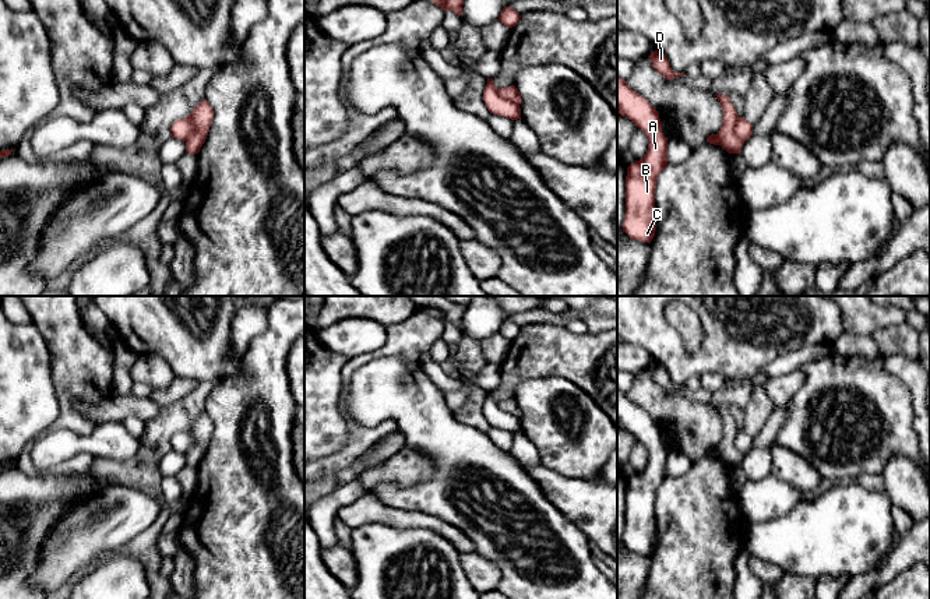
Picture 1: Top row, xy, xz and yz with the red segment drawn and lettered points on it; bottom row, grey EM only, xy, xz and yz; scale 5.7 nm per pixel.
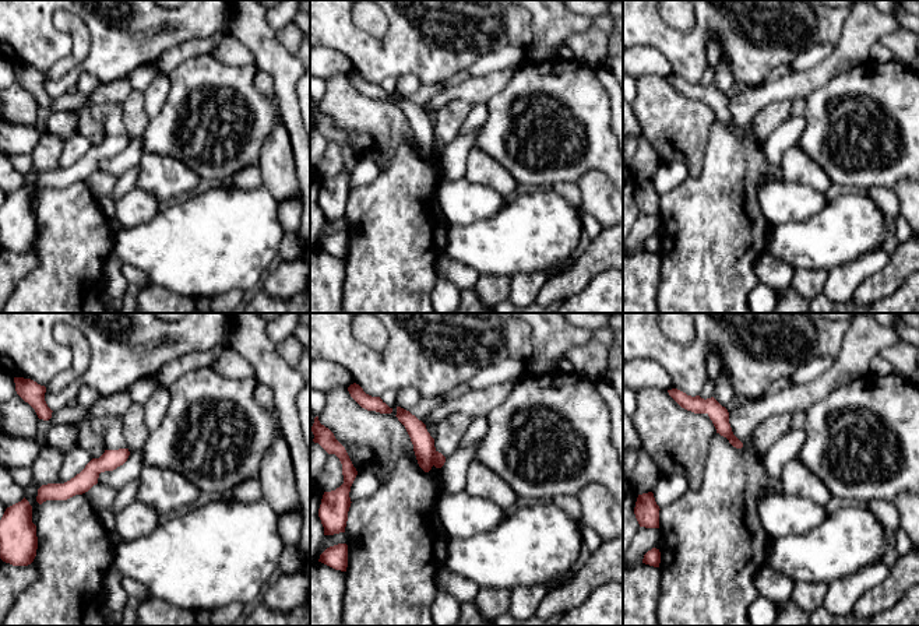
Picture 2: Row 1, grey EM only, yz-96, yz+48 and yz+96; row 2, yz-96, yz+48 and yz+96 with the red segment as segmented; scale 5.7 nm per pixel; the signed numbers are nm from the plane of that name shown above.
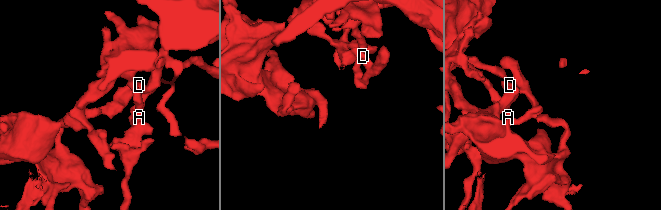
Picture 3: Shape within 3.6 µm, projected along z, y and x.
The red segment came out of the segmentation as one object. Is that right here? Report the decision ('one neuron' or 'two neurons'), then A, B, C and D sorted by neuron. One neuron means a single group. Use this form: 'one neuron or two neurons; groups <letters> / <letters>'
one neuron; groups A B C D

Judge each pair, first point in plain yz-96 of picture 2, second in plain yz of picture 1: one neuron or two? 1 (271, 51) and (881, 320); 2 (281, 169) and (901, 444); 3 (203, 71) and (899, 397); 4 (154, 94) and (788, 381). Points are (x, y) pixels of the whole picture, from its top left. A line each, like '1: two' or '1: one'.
1: two
2: two
3: one
4: one

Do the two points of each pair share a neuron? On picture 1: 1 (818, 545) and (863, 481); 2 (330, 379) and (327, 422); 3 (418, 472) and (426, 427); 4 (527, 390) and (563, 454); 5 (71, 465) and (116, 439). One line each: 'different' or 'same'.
1: different
2: same
3: different
4: same
5: different

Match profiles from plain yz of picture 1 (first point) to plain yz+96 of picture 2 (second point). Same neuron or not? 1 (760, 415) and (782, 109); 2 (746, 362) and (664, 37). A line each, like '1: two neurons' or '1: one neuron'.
1: one neuron
2: one neuron

